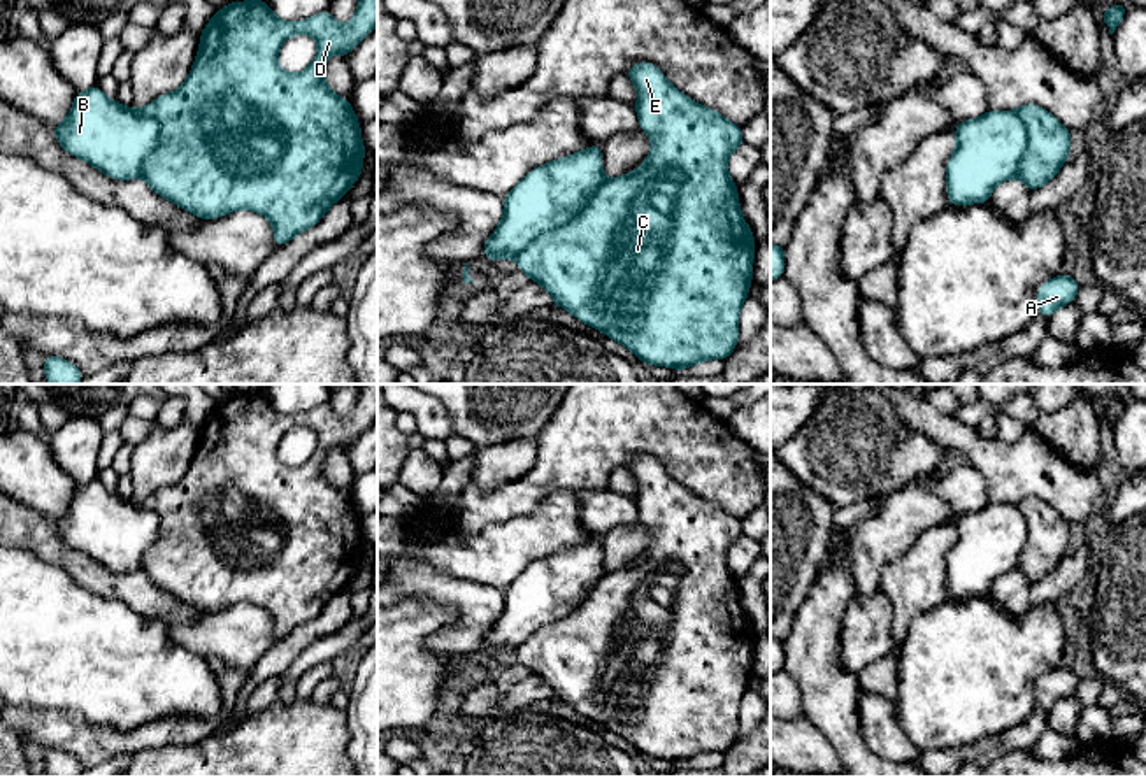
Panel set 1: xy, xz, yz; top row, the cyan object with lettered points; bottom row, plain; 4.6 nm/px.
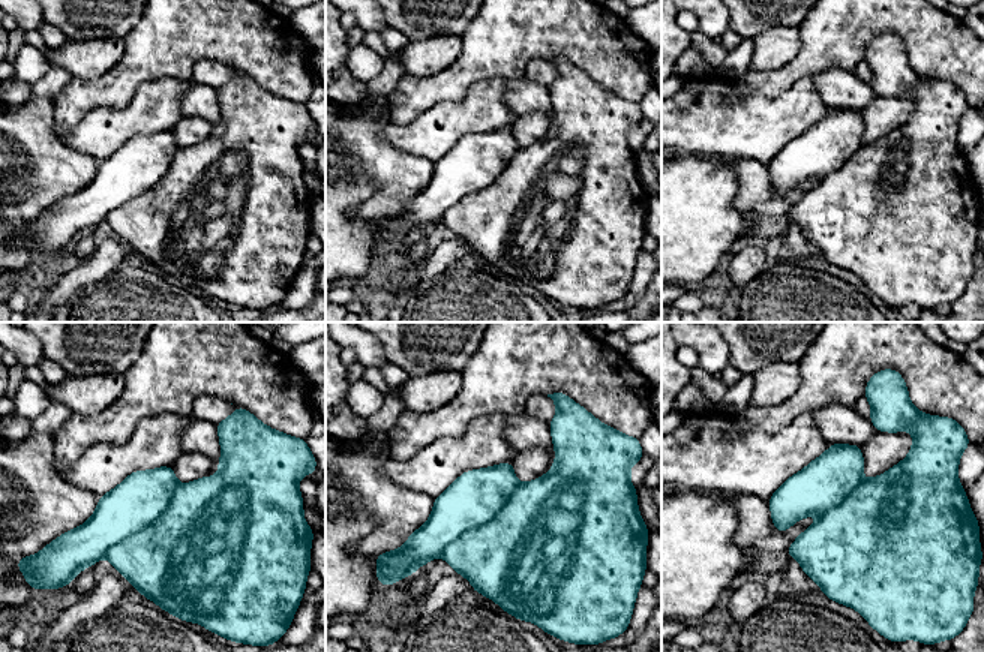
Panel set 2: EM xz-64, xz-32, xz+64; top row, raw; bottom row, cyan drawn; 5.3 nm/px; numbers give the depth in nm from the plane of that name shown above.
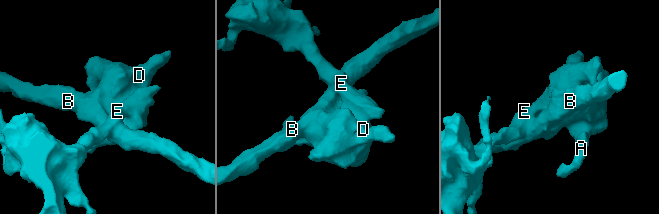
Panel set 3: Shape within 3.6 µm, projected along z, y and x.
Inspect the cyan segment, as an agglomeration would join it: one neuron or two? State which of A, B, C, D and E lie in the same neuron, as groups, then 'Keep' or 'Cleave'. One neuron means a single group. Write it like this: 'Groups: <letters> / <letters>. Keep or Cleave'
Groups: A C D E / B. Cleave

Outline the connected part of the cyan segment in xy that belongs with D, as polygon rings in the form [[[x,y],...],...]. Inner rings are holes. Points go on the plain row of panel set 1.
[[[363,384],[356,405],[347,419],[337,416],[328,403],[304,414],[281,414],[263,391],[249,395],[232,393],[223,403],[212,405],[200,424],[200,442],[188,472],[172,486],[158,489],[137,507],[149,509],[160,517],[156,542],[142,556],[142,572],[156,588],[190,603],[200,612],[221,610],[247,602],[265,609],[274,619],[276,642],[297,626],[319,616],[325,605],[362,568],[365,538],[360,514],[351,493],[335,488],[325,477],[325,454],[332,447],[344,453],[377,417],[377,384]],[[309,426],[318,435],[318,447],[300,467],[288,467],[277,458],[277,447],[286,431]]]

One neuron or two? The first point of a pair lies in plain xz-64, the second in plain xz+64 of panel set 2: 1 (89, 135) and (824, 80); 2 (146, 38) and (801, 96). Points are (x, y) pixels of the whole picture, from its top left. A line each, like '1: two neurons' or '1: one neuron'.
1: two neurons
2: two neurons

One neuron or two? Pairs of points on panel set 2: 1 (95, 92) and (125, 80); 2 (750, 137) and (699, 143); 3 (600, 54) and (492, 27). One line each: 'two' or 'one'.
1: one
2: one
3: one

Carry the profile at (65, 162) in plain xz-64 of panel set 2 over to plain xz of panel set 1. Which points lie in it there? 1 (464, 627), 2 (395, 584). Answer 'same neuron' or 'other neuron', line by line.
1: same neuron
2: same neuron

